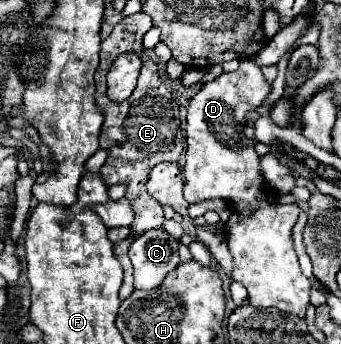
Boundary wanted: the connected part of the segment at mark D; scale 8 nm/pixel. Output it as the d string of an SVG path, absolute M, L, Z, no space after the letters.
M243 59L237 71L223 73L215 81L205 83L203 89L189 101L187 113L187 161L183 167L185 175L185 199L189 203L199 203L207 199L223 199L229 201L231 207L229 221L225 223L225 237L229 251L235 261L233 281L239 281L247 293L249 301L255 307L277 307L279 311L291 313L299 319L305 319L305 311L309 307L309 279L301 273L297 253L293 247L291 229L297 223L299 207L297 205L283 205L277 199L269 199L263 193L265 179L261 177L261 157L255 151L255 141L247 139L243 133L243 119L249 111L255 111L265 103L271 93L271 85L261 73L261 67L253 59Z

